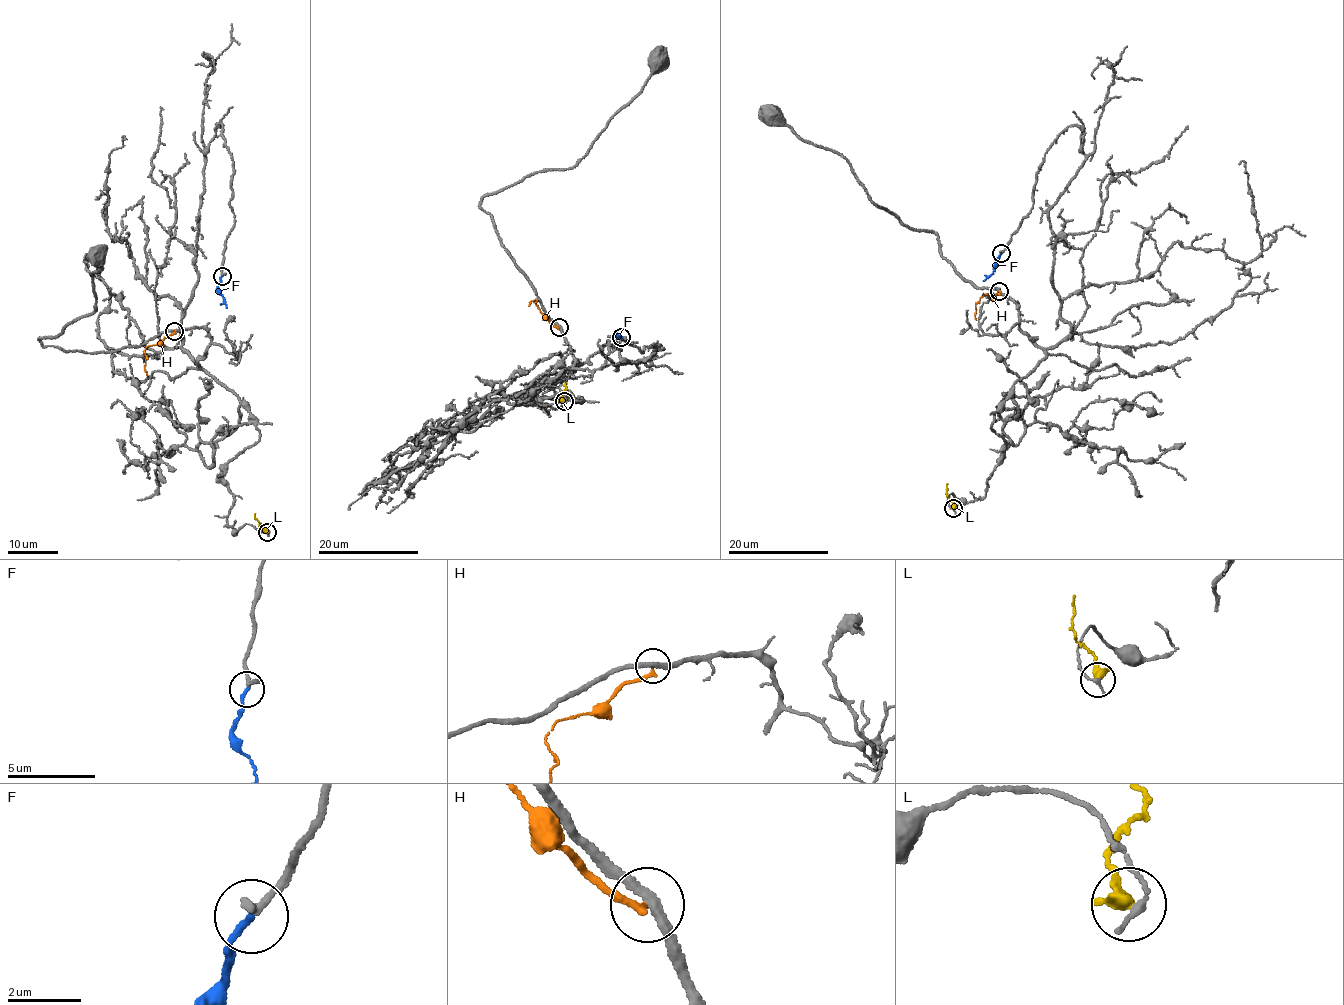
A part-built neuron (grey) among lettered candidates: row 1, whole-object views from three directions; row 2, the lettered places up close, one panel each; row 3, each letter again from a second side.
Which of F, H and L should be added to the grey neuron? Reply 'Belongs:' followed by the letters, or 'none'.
Belongs: F

